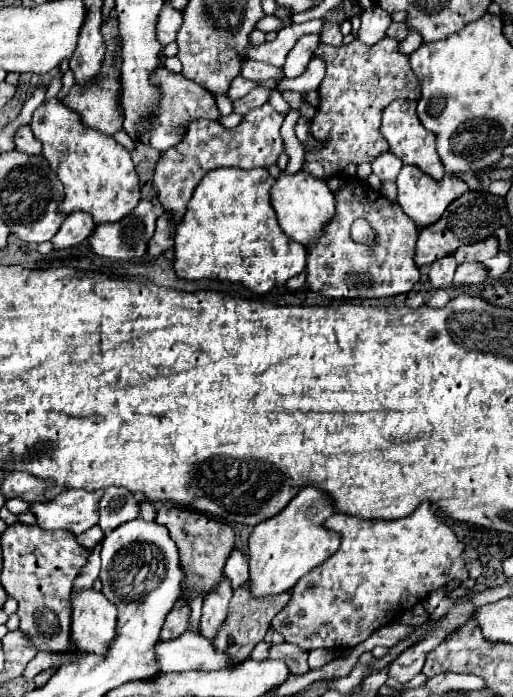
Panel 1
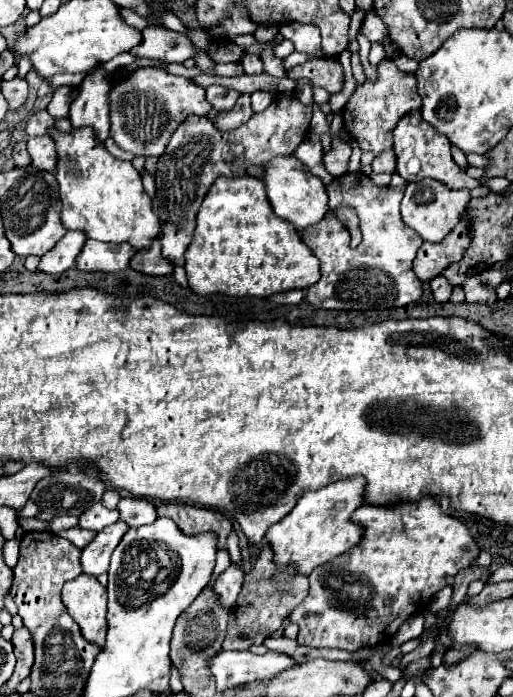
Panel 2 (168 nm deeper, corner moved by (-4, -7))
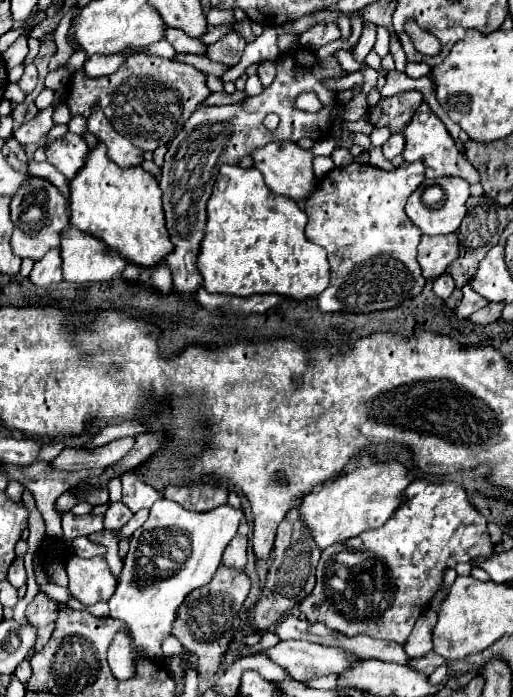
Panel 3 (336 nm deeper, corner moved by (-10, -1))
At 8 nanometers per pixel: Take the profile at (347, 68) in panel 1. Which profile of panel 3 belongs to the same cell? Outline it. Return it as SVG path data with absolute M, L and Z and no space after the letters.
M401 92L389 98L381 98L375 106L369 106L367 118L375 128L389 128L391 134L399 134L411 122L411 116L421 102L421 92Z

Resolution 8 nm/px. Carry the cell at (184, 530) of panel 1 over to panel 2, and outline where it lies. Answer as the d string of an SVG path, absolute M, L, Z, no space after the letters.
M167 502L167 504L157 504L157 516L169 516L177 522L185 534L201 534L201 532L217 532L219 538L219 548L225 548L227 536L233 528L231 520L223 516L217 510L209 508L197 508L191 504L183 502Z

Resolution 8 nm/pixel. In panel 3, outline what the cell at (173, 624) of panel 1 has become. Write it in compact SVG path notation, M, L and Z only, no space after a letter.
M219 566L219 572L211 580L211 584L197 588L187 596L183 608L179 608L179 616L173 624L173 636L181 642L183 648L187 648L191 654L197 656L197 674L203 680L213 678L219 668L221 660L227 654L227 648L239 628L239 614L241 606L249 594L251 582L245 572L235 572L233 568Z

